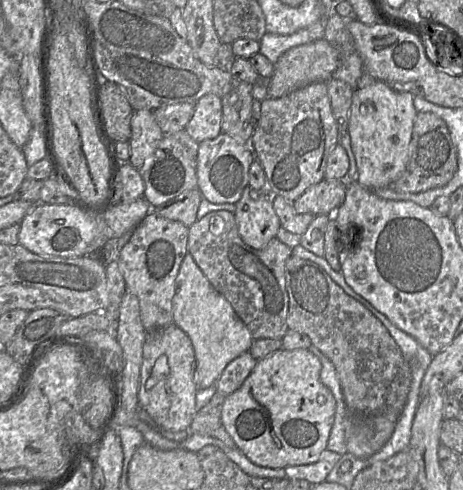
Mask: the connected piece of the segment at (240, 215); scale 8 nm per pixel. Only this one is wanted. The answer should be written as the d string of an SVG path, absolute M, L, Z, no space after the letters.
M247 186L234 213L242 240L253 249L264 248L277 235L281 223L271 196Z

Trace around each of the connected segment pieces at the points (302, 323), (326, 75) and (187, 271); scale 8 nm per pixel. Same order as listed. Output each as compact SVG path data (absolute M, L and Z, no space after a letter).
M291 255L285 265L286 289L289 296L288 329L309 336L312 345L334 365L348 410L368 415L396 414L400 416L410 386L405 384L400 348L385 326L365 306L349 296L318 264Z
M324 38L292 47L274 63L274 71L267 88L268 97L278 98L307 84L328 81L339 65L340 53L338 49Z
M189 252L184 257L176 277L172 312L173 323L192 341L198 389L216 385L226 366L250 350L254 338L248 327L236 314L229 301L212 286Z

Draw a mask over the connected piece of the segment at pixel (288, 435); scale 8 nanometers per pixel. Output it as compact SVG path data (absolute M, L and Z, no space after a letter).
M281 348L258 360L250 375L233 393L225 397L222 407L222 425L237 447L255 464L268 468L311 464L327 448L333 425L336 400L321 380L322 364L309 349Z

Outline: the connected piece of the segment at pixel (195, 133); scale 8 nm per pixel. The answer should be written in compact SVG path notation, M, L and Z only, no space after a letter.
M206 94L195 103L193 115L184 130L193 140L201 143L222 133L221 122L221 97Z

